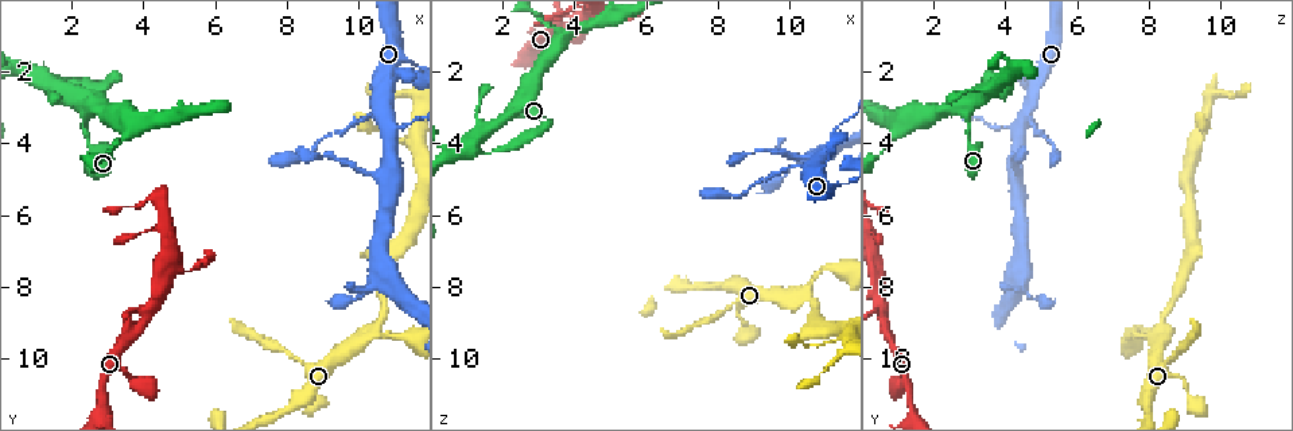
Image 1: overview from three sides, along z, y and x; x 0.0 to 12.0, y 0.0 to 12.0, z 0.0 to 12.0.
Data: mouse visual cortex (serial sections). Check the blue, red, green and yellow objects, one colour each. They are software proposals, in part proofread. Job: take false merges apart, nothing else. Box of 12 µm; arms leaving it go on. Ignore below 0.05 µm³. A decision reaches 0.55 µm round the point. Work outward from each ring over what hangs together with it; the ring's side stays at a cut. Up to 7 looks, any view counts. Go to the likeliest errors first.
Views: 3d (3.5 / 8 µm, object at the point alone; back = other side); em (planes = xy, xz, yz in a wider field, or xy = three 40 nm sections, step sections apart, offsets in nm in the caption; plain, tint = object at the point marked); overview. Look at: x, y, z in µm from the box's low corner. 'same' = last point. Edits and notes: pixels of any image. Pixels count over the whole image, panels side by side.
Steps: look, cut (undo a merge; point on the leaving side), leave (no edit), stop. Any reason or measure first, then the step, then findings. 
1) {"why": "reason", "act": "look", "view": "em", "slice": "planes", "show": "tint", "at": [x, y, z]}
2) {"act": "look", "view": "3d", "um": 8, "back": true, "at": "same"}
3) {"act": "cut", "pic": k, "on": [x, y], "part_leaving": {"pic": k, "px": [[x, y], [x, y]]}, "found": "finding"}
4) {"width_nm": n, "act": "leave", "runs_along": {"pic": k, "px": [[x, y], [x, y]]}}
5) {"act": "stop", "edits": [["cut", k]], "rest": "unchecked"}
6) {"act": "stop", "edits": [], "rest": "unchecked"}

{"why": "side arm on a straight run", "act": "look", "view": "em", "slice": "planes", "show": "tint", "at": [3.7, 9.4, 0.8]}

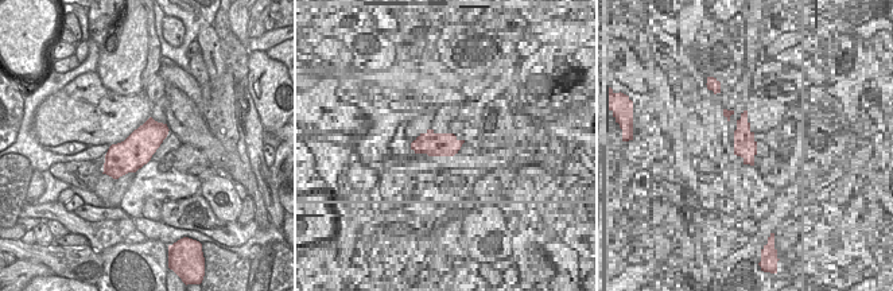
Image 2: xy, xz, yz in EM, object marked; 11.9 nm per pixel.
{"why": "see where the arms go", "act": "look", "view": "3d", "um": 3.5, "at": "same"}

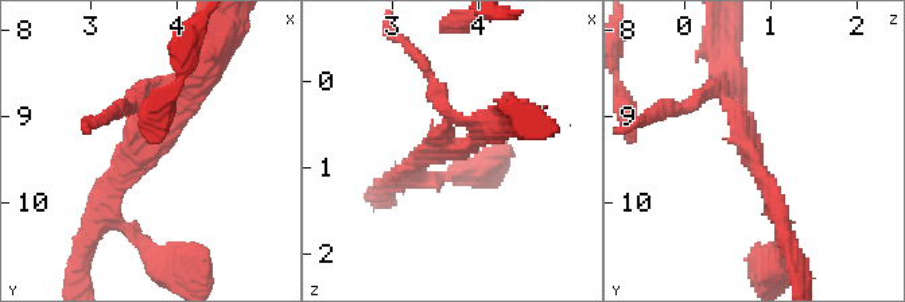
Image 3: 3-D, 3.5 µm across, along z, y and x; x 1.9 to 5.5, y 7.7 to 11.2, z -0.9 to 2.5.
{"arm_widths_nm": [150, 200, 200], "act": "leave", "found": "continuous, no second cell"}

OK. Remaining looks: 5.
{"why": "thin arm on a thick one", "act": "look", "view": "3d", "um": 3.5, "at": [10.2, 9.4, 8.3]}

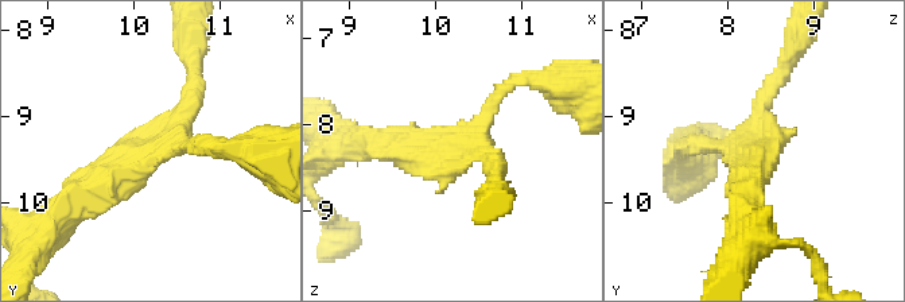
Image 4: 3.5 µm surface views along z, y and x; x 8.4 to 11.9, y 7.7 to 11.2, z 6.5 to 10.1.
{"why": "now the EM", "act": "look", "view": "em", "slice": "xy", "step": 3, "show": "tint", "at": [10.25, 9.40, 8.35]}

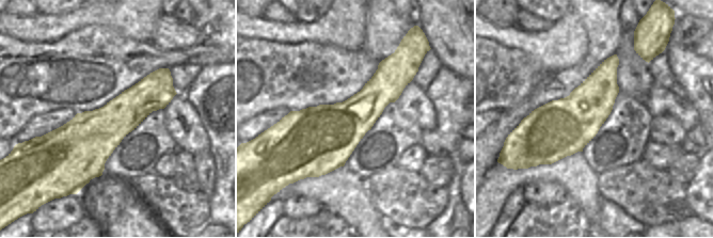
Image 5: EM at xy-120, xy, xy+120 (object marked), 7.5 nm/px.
{"act": "leave", "runs_along": {"pic": 4, "px": [[80, 198], [151, 154], [195, 78]]}, "found": "continuous, no second cell"}

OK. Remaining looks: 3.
{"why": "three arms meet", "act": "look", "view": "3d", "um": 3.5, "at": [10.7, 3.0, 4.6]}

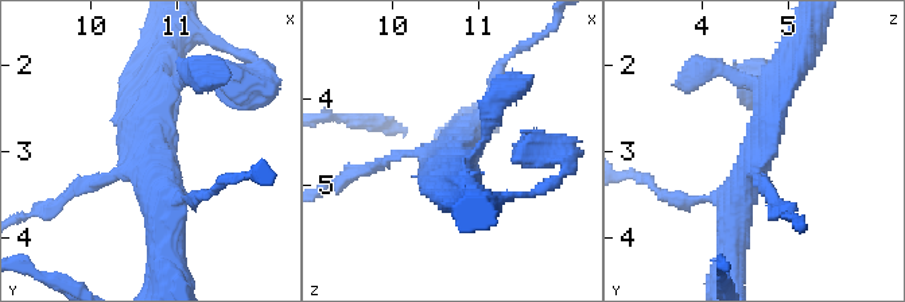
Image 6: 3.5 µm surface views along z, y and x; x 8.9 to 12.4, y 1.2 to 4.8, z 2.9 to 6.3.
{"act": "leave", "runs_along": {"pic": 6, "px": [[783, 76], [738, 196], [731, 246]]}, "found": "all the same cell"}

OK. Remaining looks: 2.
{"act": "stop", "edits": [], "rest": "unchecked"}

